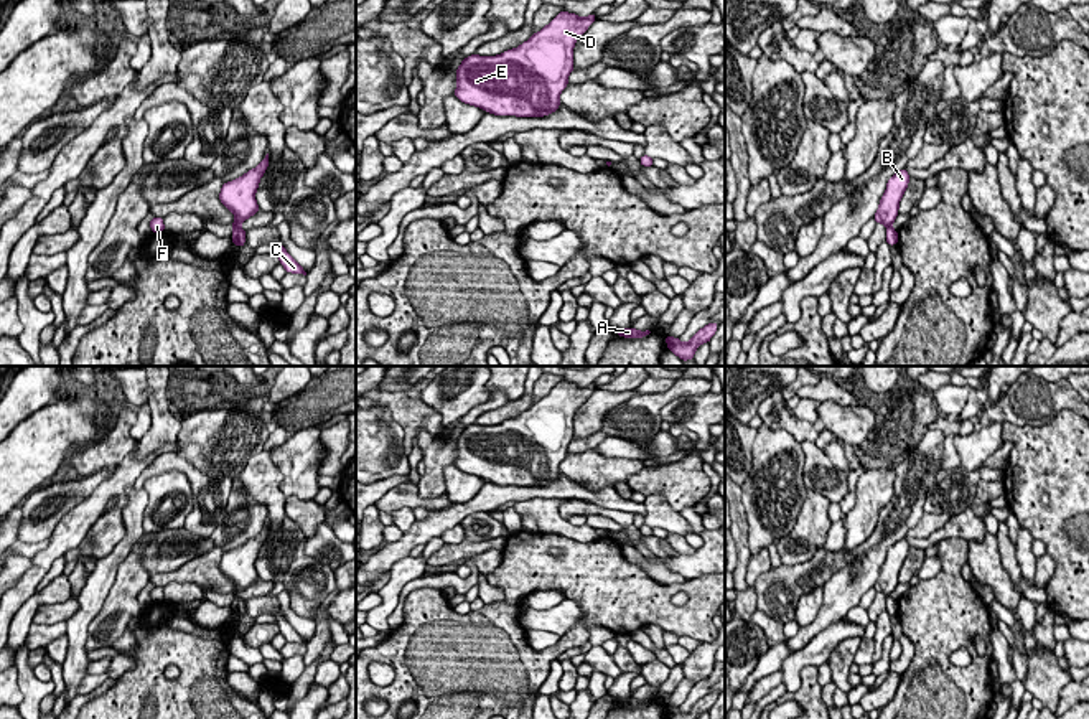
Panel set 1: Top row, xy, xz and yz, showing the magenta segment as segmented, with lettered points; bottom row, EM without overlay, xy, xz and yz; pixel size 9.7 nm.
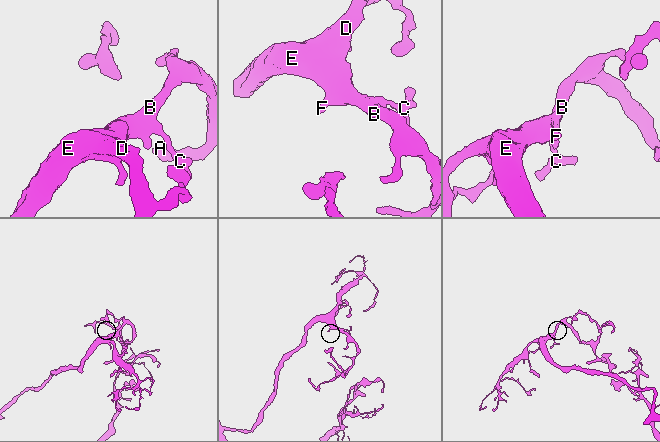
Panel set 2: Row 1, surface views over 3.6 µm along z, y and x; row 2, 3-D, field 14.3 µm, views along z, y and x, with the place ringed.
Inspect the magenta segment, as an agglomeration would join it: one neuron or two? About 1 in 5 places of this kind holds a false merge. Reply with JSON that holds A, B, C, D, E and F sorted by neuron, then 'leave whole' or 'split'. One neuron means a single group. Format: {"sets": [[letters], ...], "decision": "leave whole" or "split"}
{"sets": [["A", "B", "C", "D", "E", "F"]], "decision": "leave whole"}

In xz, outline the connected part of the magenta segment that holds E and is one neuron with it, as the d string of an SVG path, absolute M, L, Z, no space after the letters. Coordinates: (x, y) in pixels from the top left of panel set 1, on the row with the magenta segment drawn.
M560 12L514 49L465 58L456 69L453 96L496 115L544 117L555 112L573 71L575 41L595 20L595 13L580 18Z

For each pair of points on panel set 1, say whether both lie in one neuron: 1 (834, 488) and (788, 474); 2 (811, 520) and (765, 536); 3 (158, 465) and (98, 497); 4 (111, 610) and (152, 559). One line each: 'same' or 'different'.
1: different
2: different
3: different
4: different

